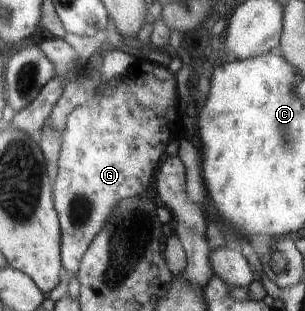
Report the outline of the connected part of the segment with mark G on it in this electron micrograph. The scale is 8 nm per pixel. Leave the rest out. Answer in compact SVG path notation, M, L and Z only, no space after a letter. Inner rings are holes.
M135 60L122 77L112 82L109 91L92 96L69 115L66 131L60 139L61 150L55 192L56 209L63 233L63 257L69 278L80 271L80 262L88 247L113 217L113 208L123 198L141 196L153 178L153 170L171 140L171 128L177 124L175 78L167 67L147 60Z

